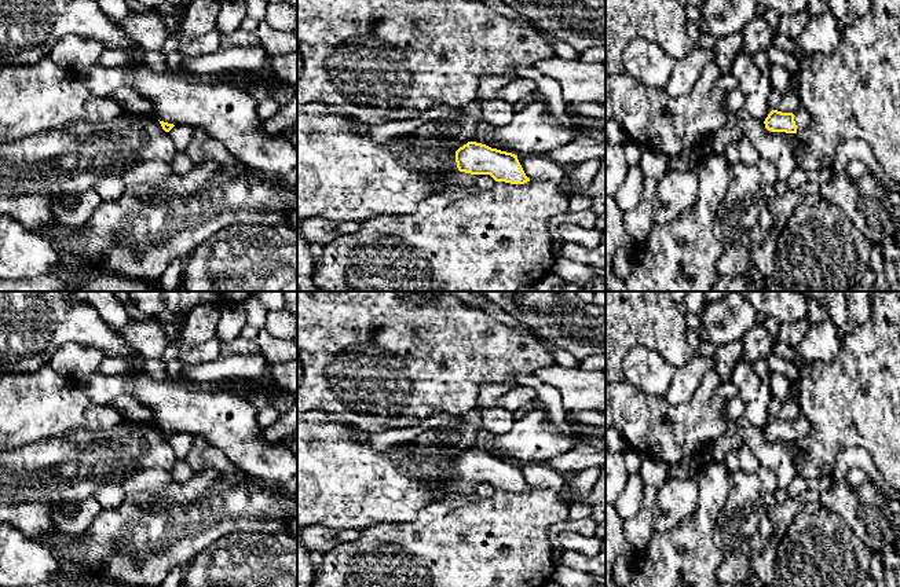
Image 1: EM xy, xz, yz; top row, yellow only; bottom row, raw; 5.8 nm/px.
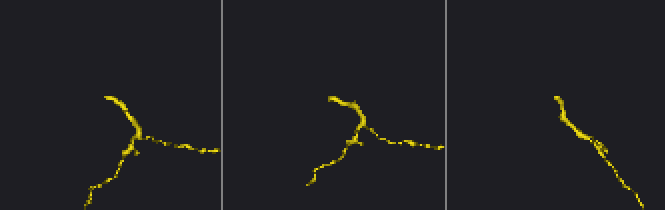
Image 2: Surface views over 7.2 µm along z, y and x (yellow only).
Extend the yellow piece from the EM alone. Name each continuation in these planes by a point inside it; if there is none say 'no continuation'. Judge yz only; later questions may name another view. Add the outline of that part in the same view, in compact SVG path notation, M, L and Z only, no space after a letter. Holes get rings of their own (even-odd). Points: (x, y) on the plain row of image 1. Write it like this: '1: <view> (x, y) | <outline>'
1: yz (801, 424) | M802 414L797 417L793 422L794 422L795 433L797 433L797 441L800 441L806 436L811 423L808 418Z

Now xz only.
1: xz (343, 484) | M323 411L297 412L297 525L301 528L321 525L334 532L340 543L356 540L376 524L413 522L421 509L440 502L451 494L472 494L479 483L460 480L454 476L440 485L431 485L405 473L400 463L387 451L377 451L361 441L358 429L334 421Z

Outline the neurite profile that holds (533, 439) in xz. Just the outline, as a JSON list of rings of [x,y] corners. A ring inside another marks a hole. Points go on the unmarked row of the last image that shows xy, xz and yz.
[[[534,407],[513,422],[509,432],[487,441],[478,436],[472,450],[515,463],[538,463],[556,458],[583,443],[583,433],[574,428],[564,433],[549,421],[544,407]]]

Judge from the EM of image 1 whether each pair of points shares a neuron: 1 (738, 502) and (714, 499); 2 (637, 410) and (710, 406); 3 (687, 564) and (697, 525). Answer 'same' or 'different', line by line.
1: different
2: same
3: same

